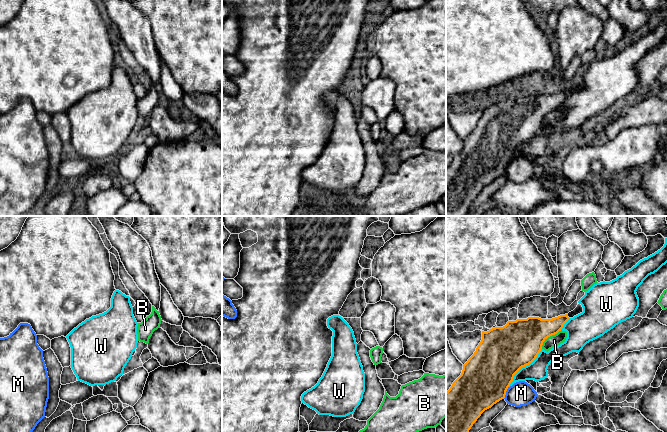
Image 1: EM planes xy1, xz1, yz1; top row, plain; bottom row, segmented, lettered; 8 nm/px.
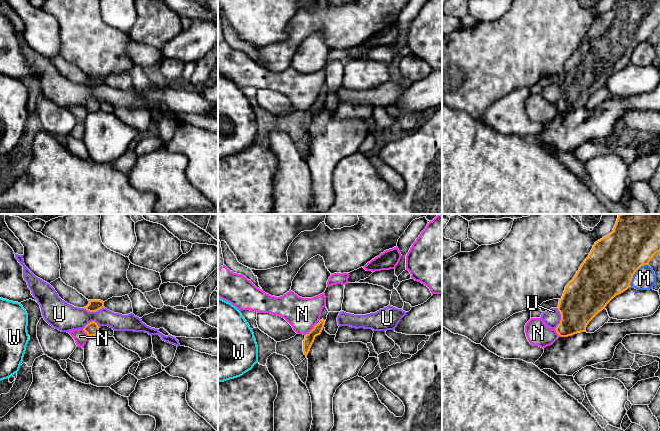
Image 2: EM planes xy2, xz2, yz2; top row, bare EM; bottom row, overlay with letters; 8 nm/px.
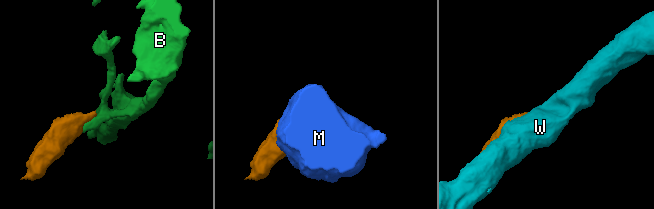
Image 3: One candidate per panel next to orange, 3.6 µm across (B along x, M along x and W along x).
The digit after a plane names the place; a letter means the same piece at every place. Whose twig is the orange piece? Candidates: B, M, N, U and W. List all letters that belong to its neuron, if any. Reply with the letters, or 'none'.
none

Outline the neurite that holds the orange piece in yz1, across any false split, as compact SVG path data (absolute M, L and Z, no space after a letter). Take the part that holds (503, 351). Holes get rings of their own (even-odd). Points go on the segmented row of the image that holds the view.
M578 303L573 311L552 319L528 317L508 321L505 326L495 327L487 332L482 331L482 340L476 351L463 365L461 375L446 392L446 432L469 432L485 410L505 398L514 375L536 359L543 342L561 331L570 318L582 312L583 307Z

